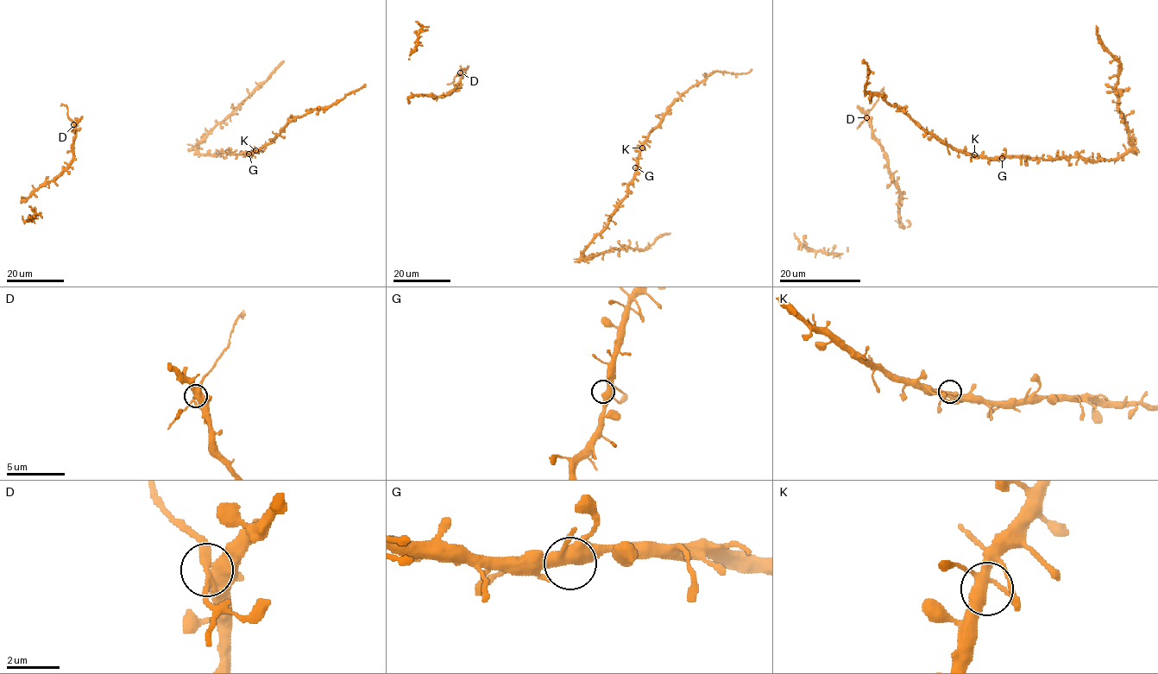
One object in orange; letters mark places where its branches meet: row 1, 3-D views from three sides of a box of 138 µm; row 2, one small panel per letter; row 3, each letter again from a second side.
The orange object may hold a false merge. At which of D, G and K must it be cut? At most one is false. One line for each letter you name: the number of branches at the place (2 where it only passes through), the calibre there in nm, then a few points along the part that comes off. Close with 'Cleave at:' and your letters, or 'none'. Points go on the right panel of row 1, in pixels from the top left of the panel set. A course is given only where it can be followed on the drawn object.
D: 4 | 380 nm | (866, 117), (879, 92), (884, 90)
Cleave at: D

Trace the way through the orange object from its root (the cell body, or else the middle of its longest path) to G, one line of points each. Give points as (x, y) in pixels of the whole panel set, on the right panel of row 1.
G: (972, 158), (973, 155), (1002, 158)

